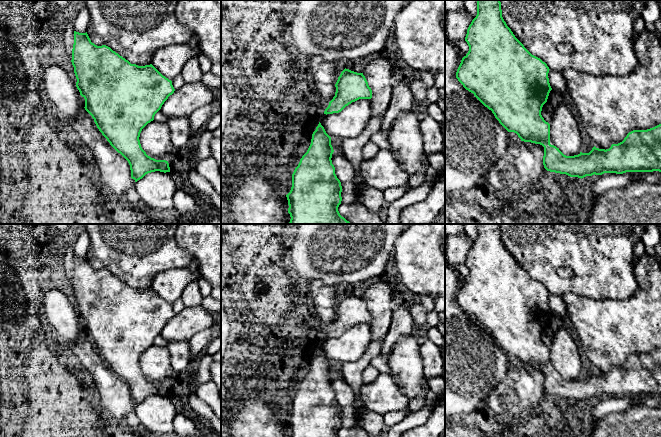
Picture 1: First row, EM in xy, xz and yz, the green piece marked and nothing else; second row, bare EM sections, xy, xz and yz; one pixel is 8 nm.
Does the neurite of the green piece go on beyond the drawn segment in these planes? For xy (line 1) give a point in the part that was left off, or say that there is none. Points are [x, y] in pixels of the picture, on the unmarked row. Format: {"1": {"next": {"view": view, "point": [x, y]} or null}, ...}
{"1": {"next": null}}

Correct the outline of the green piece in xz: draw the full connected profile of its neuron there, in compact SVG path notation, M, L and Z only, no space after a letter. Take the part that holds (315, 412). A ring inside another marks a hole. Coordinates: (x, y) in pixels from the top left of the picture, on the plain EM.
M319 346L312 358L307 376L302 380L292 398L292 411L286 419L289 429L288 437L339 437L342 410L332 388L333 376L331 361Z

